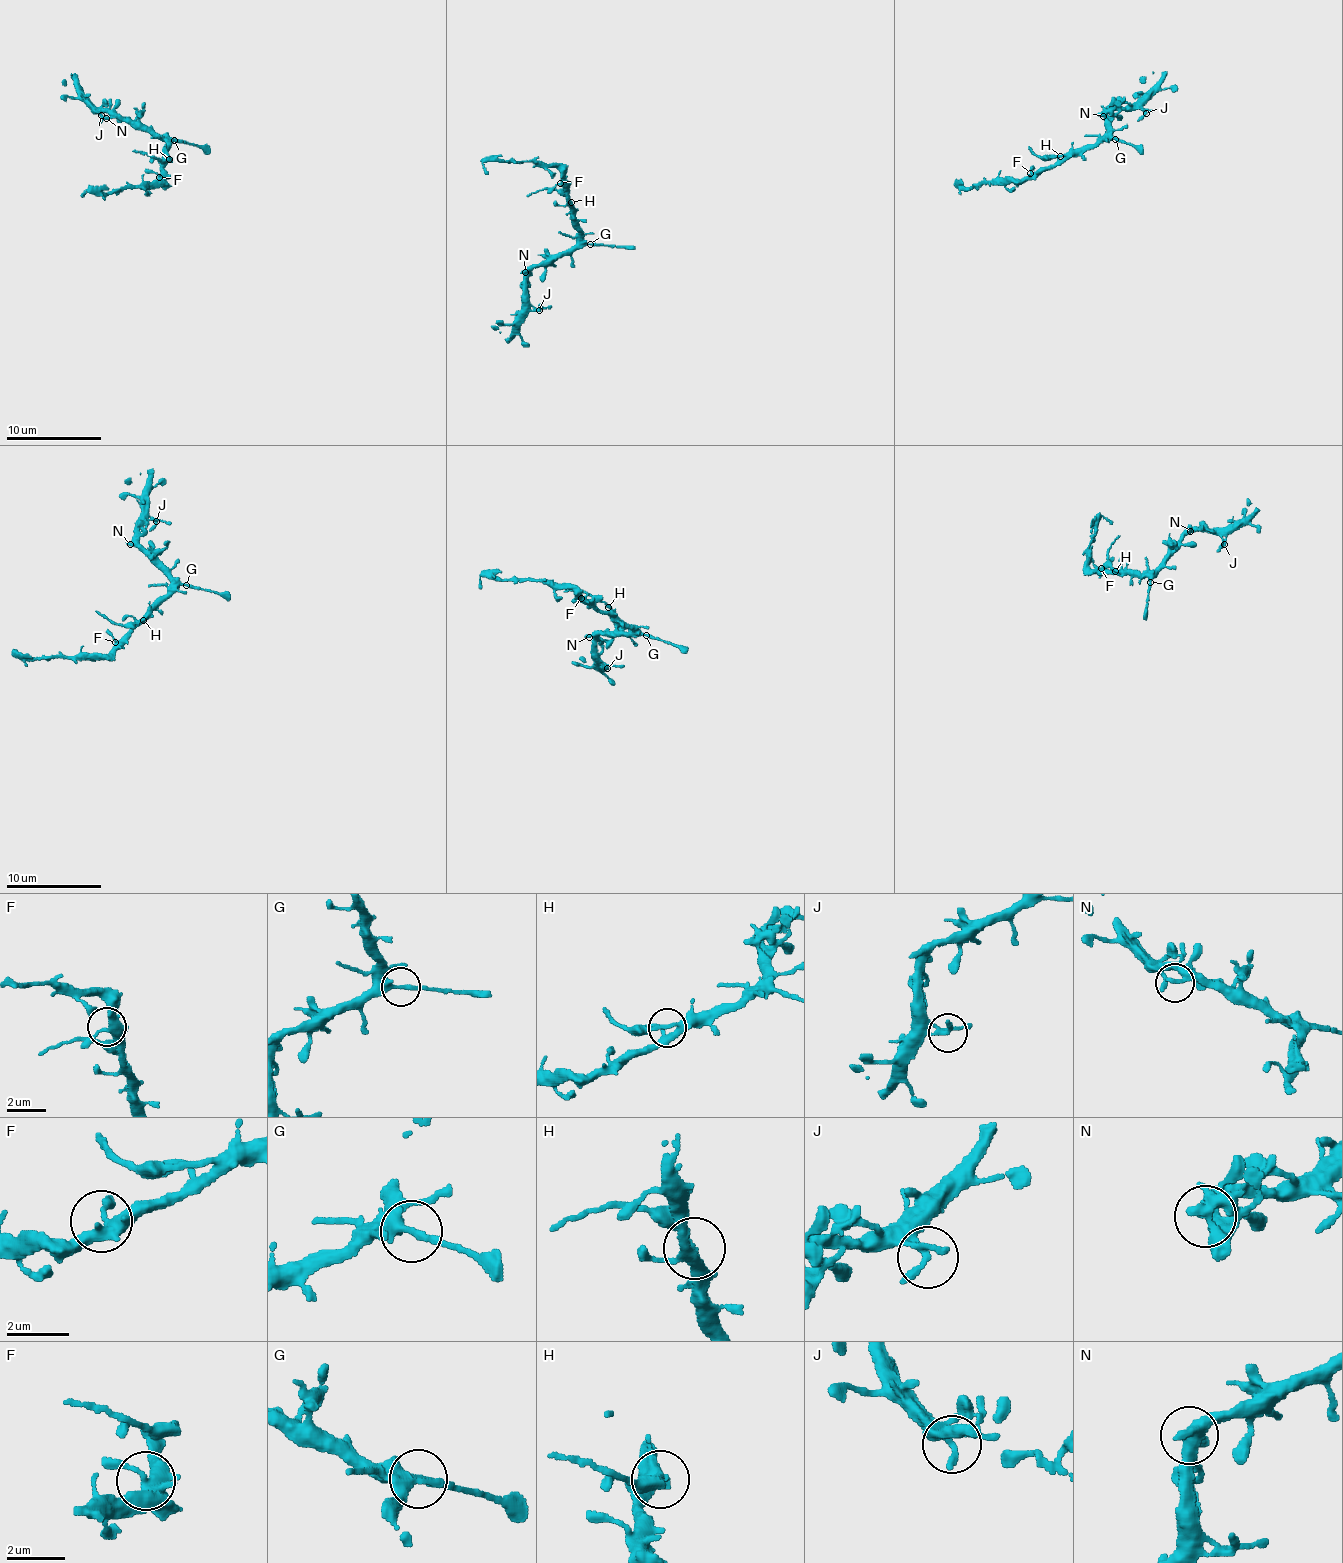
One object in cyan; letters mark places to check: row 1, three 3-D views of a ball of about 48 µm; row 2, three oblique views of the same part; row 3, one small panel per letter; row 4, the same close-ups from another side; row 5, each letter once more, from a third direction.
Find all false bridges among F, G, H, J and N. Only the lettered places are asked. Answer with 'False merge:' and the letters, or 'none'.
False merge: G, H

